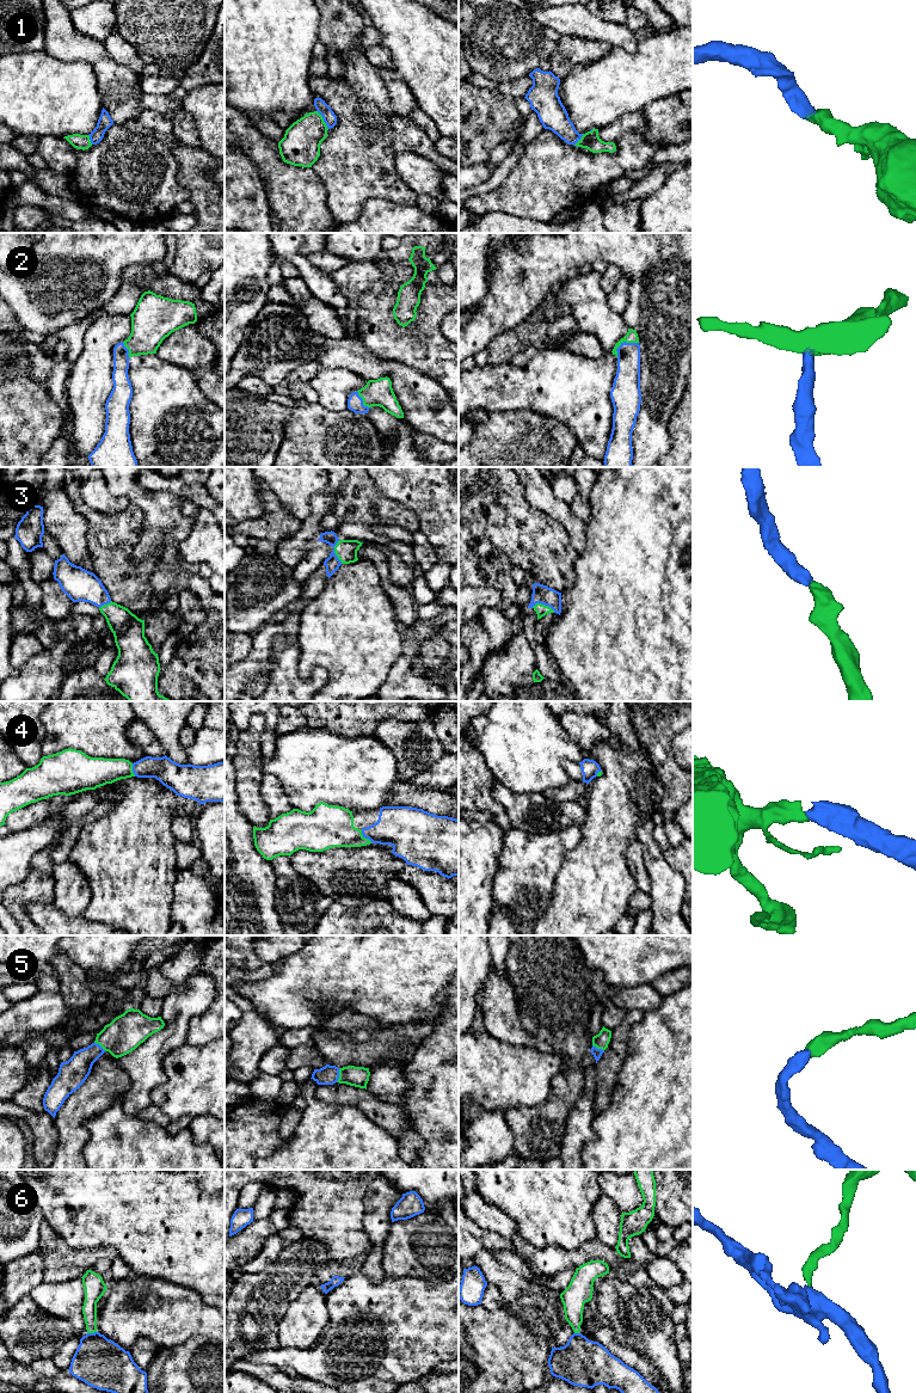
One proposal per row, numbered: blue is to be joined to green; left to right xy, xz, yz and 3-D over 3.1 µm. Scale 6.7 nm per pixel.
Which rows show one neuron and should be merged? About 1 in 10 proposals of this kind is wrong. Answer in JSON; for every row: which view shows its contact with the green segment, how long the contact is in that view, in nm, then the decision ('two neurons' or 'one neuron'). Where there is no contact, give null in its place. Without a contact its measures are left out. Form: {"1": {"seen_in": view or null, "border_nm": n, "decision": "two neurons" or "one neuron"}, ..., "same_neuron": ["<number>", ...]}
{"1": {"seen_in": "xz", "border_nm": 150, "decision": "one neuron"}, "2": {"seen_in": "yz", "border_nm": 180, "decision": "one neuron"}, "3": {"seen_in": "xz", "border_nm": 160, "decision": "one neuron"}, "4": {"seen_in": "xz", "border_nm": 120, "decision": "one neuron"}, "5": {"seen_in": "xz", "border_nm": 90, "decision": "one neuron"}, "6": {"seen_in": "xy", "border_nm": 70, "decision": "two neurons"}, "same_neuron": ["1", "2", "3", "4", "5"]}

